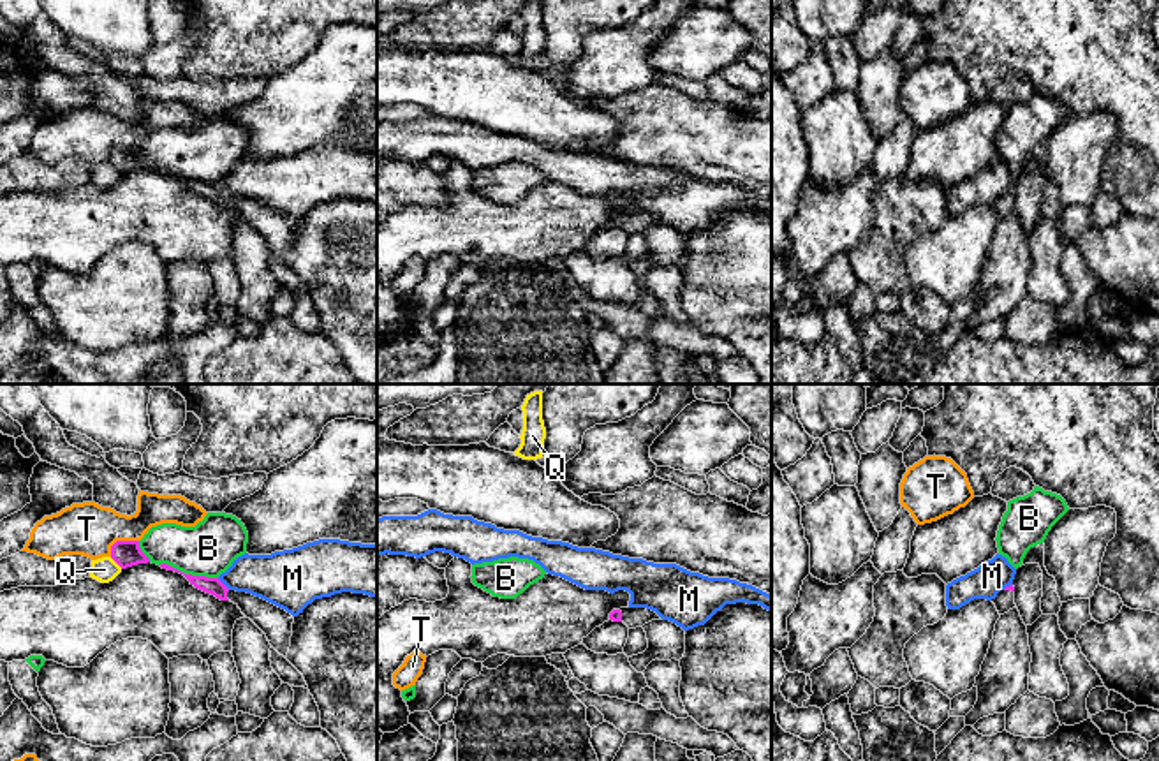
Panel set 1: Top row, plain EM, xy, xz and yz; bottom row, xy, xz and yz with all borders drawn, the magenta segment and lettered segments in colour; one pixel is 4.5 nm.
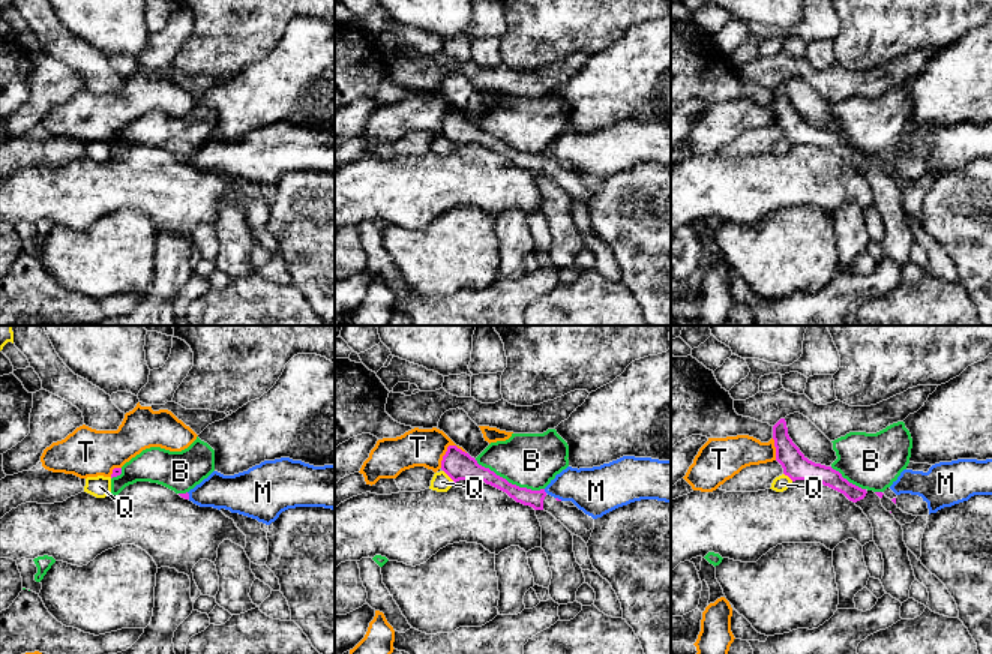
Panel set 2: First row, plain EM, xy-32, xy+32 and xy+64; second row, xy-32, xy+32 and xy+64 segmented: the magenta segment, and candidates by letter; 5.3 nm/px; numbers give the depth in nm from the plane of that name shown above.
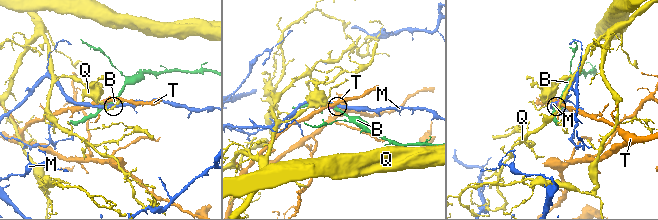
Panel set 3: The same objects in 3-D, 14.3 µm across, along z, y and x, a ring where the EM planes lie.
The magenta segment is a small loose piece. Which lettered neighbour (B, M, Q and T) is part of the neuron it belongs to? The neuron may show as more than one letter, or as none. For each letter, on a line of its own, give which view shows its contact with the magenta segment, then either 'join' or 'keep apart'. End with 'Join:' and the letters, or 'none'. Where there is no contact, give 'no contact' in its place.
B: meets magenta in xy; keep apart
M: meets magenta in xy; keep apart
Q: meets magenta in xy; keep apart
T: meets magenta in xy; keep apart
Join: none

